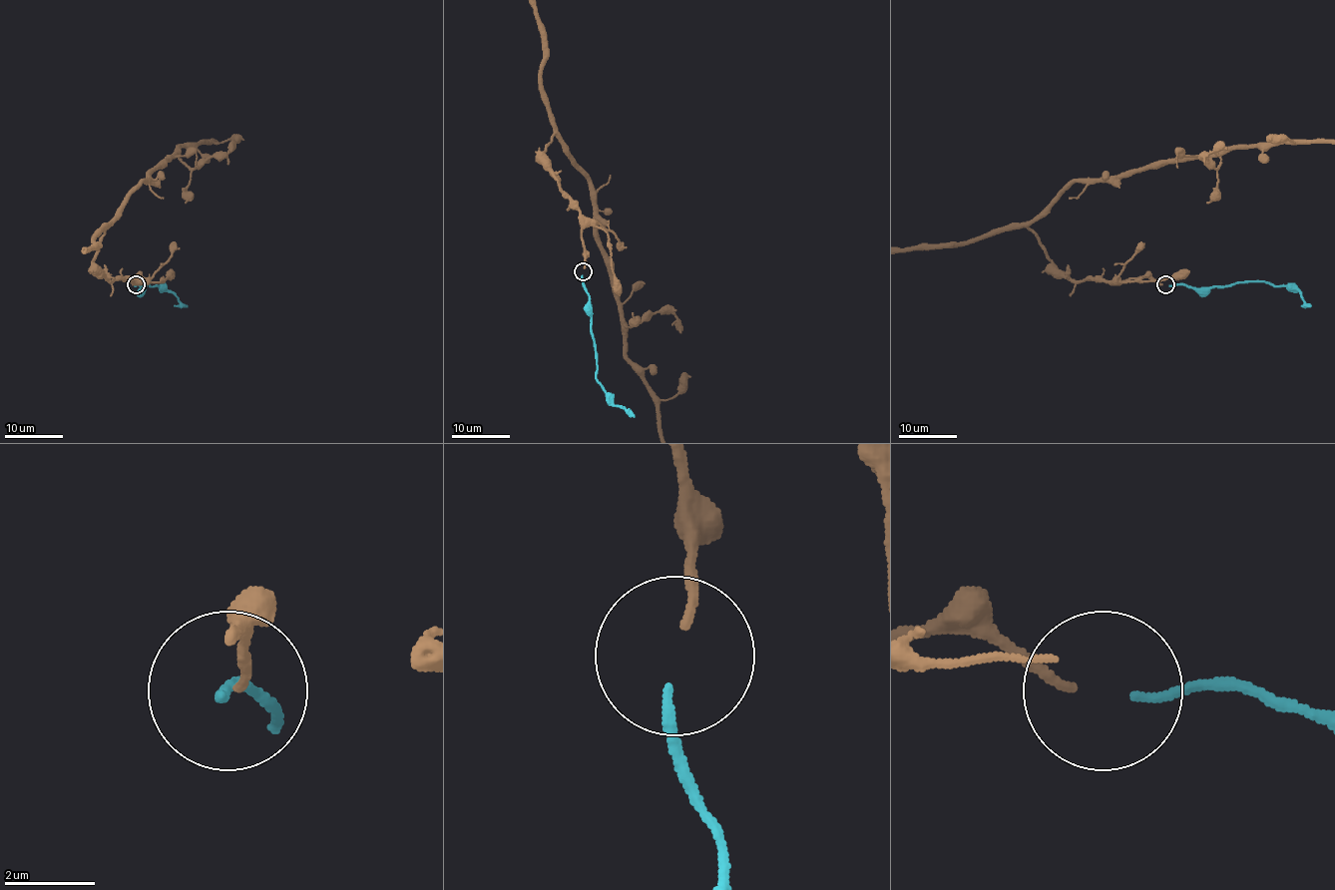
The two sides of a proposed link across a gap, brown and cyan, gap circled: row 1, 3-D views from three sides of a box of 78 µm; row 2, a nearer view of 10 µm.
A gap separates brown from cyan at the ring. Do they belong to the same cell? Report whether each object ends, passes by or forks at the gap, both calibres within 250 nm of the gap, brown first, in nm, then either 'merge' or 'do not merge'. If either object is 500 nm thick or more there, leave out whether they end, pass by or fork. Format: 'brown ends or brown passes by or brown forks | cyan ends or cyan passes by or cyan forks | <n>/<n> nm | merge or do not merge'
brown ends | cyan ends | 190/200 nm | merge

